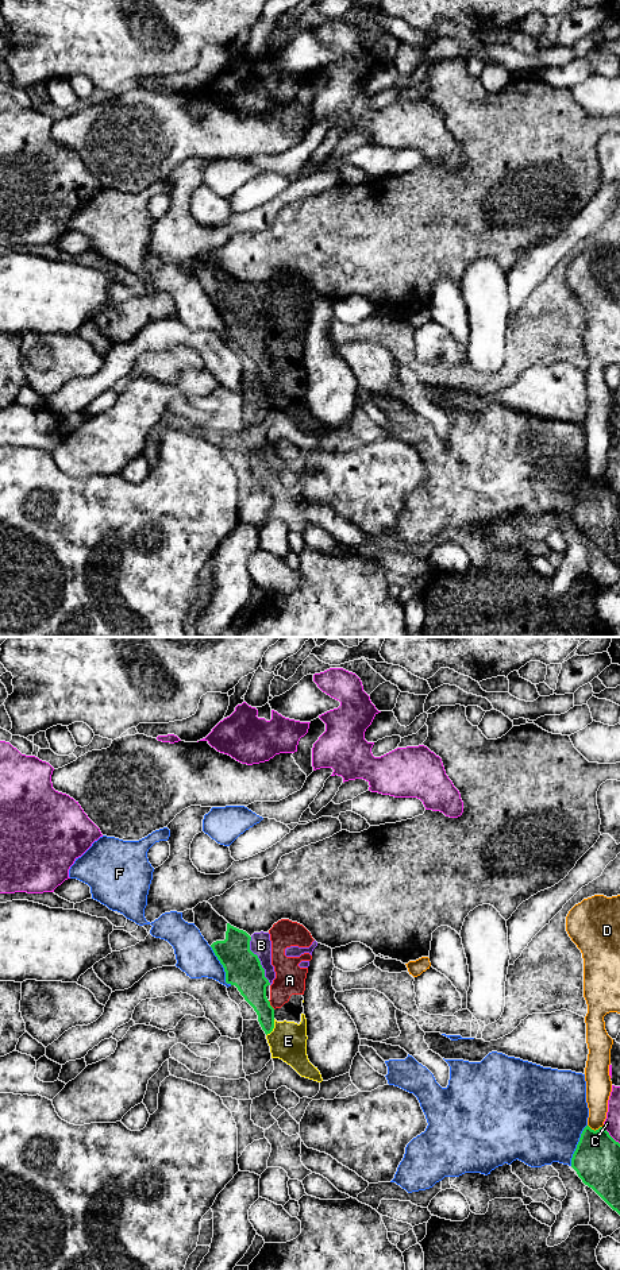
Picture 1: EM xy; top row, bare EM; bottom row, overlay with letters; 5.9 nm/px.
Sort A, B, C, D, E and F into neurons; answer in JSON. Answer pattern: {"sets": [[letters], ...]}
{"sets": [["A", "B", "E"], ["C"], ["D"], ["F"]]}

